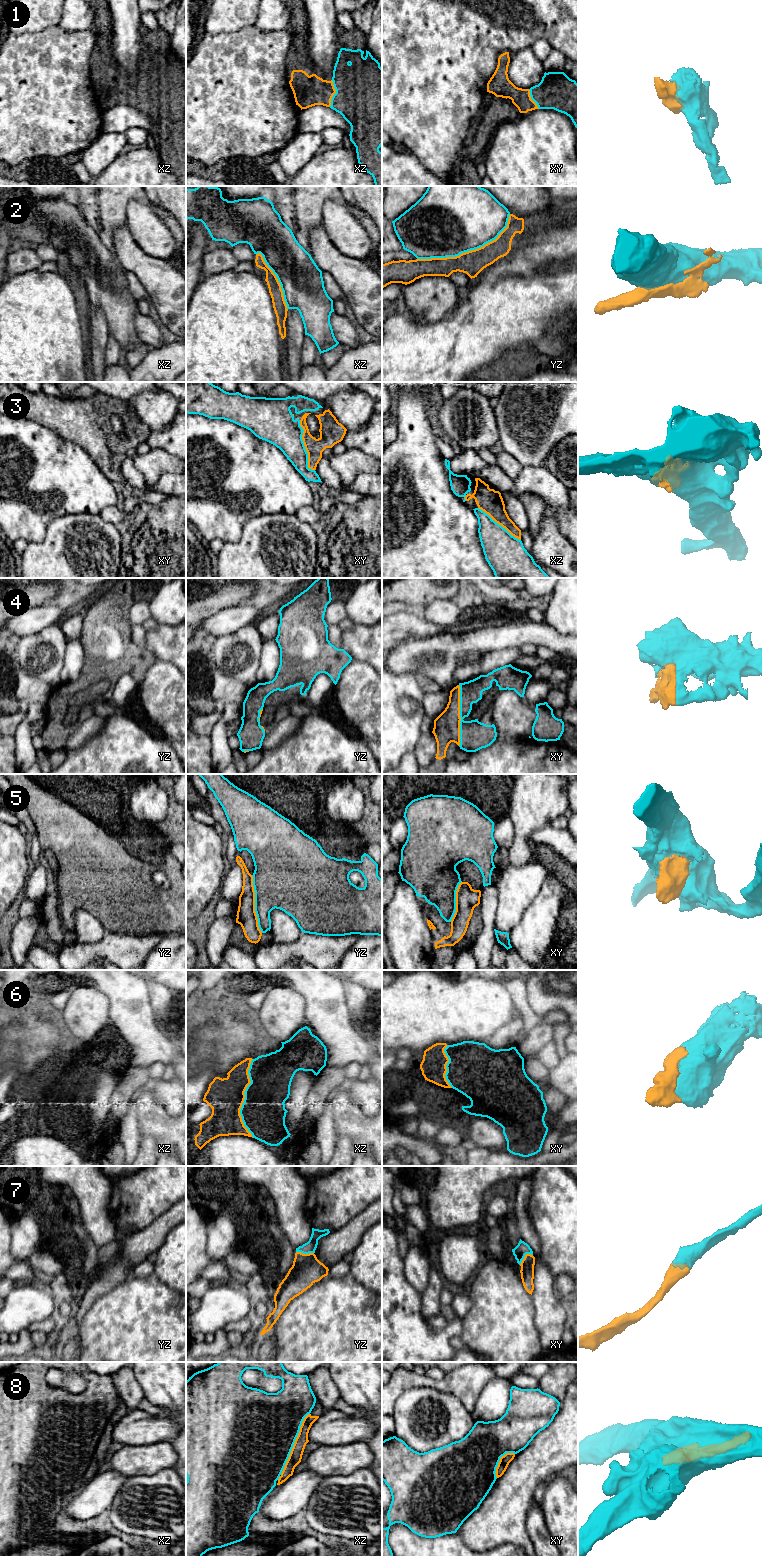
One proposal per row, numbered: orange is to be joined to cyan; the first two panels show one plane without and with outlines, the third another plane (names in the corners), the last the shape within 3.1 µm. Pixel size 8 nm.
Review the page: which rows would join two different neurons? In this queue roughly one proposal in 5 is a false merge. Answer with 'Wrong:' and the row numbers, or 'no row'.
Wrong: 2, 8

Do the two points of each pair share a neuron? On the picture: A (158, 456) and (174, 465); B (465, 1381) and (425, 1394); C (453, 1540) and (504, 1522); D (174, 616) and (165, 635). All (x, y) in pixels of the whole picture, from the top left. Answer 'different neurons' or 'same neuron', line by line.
A: same neuron
B: different neurons
C: different neurons
D: different neurons

